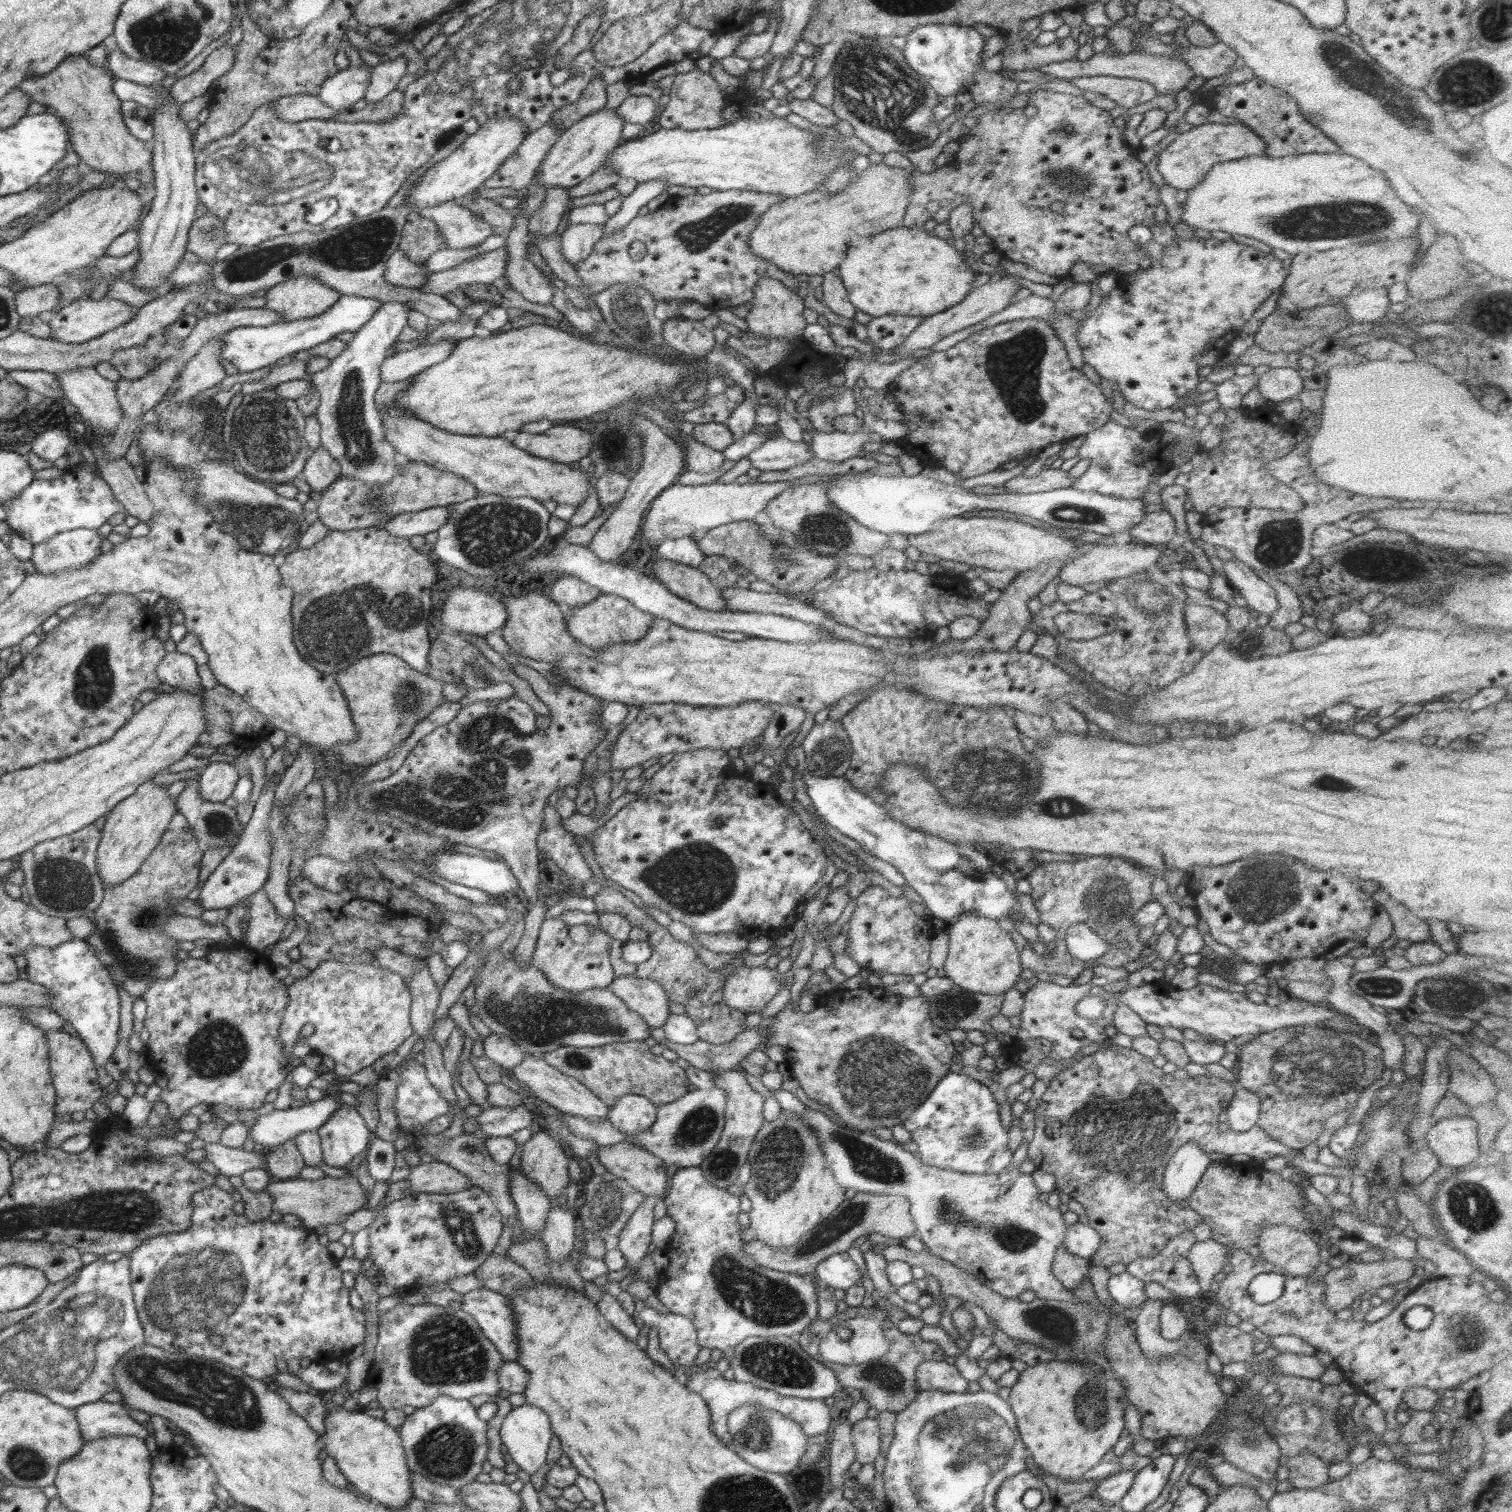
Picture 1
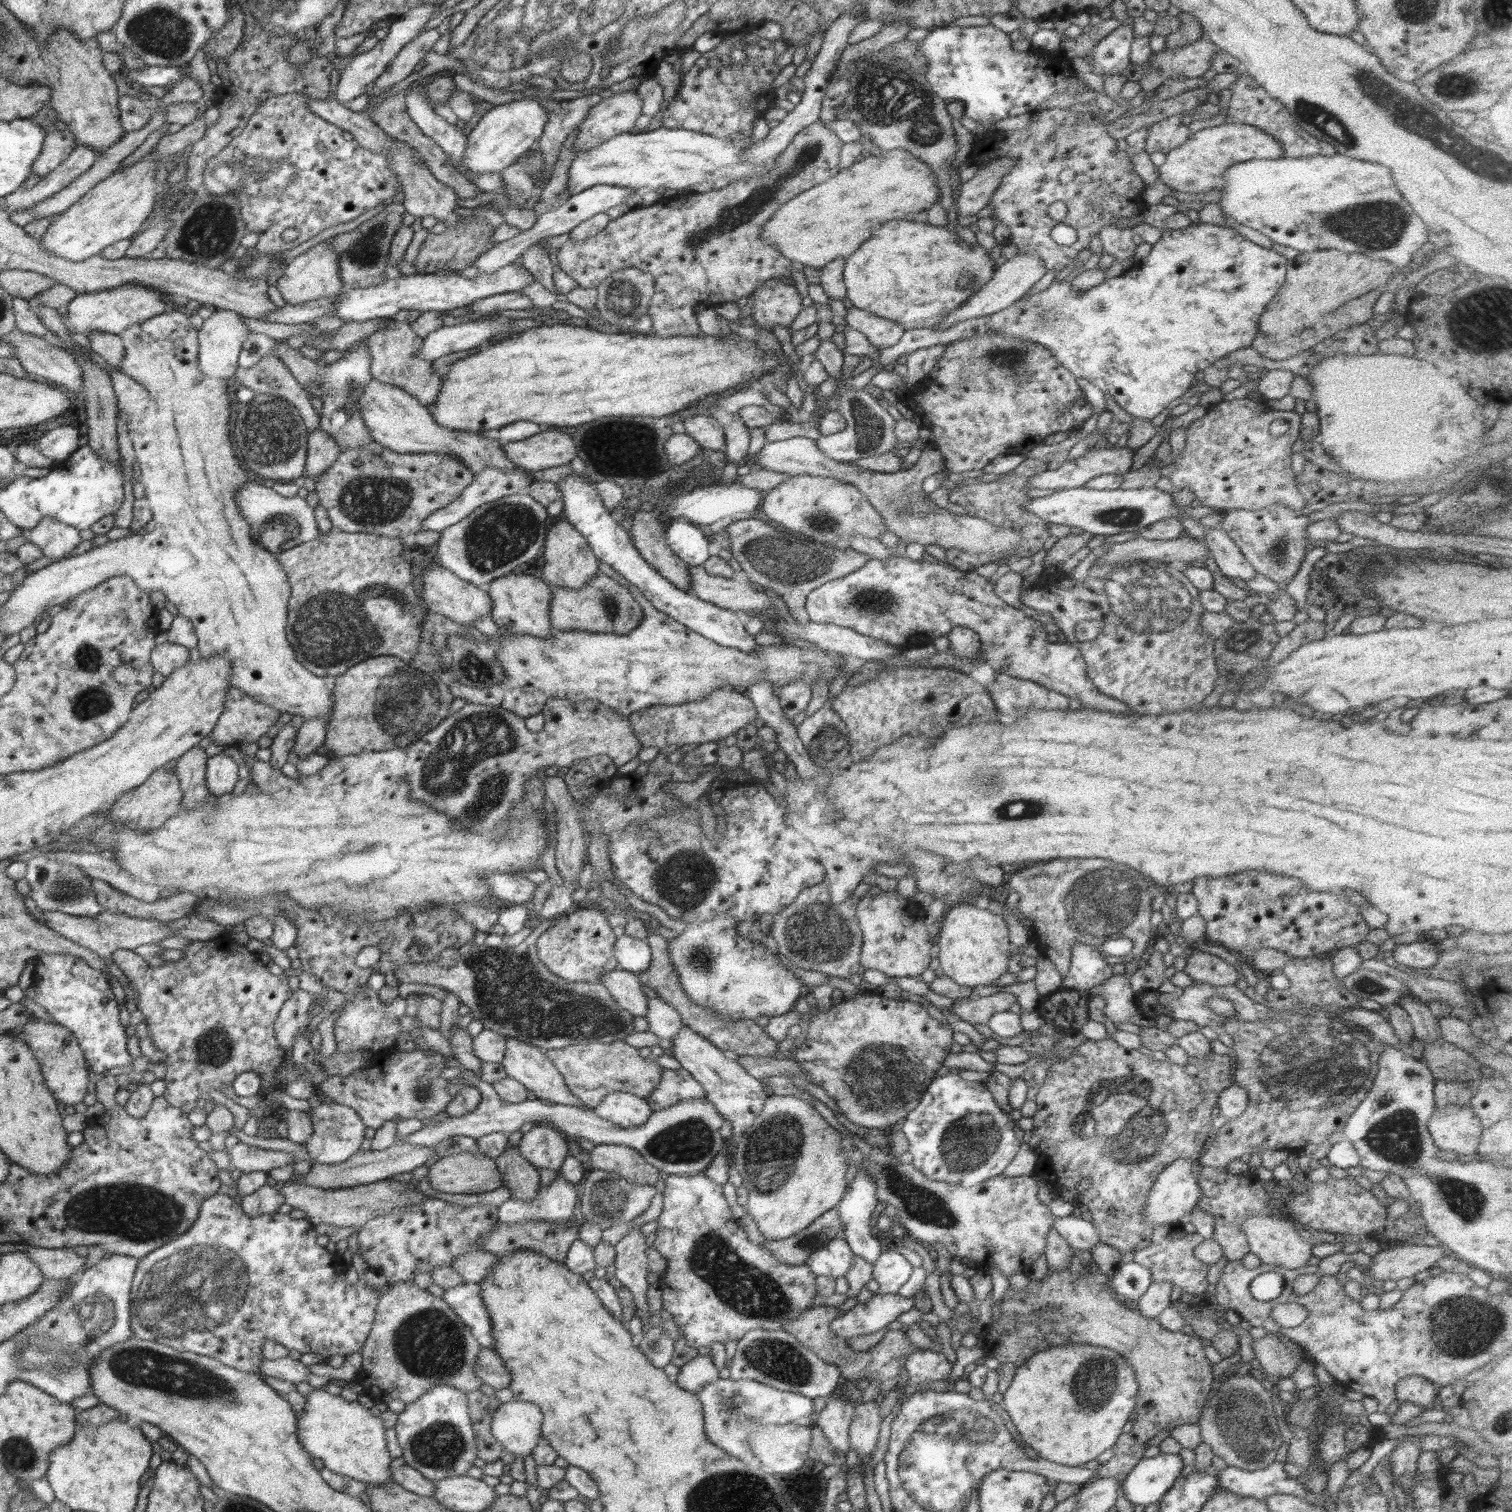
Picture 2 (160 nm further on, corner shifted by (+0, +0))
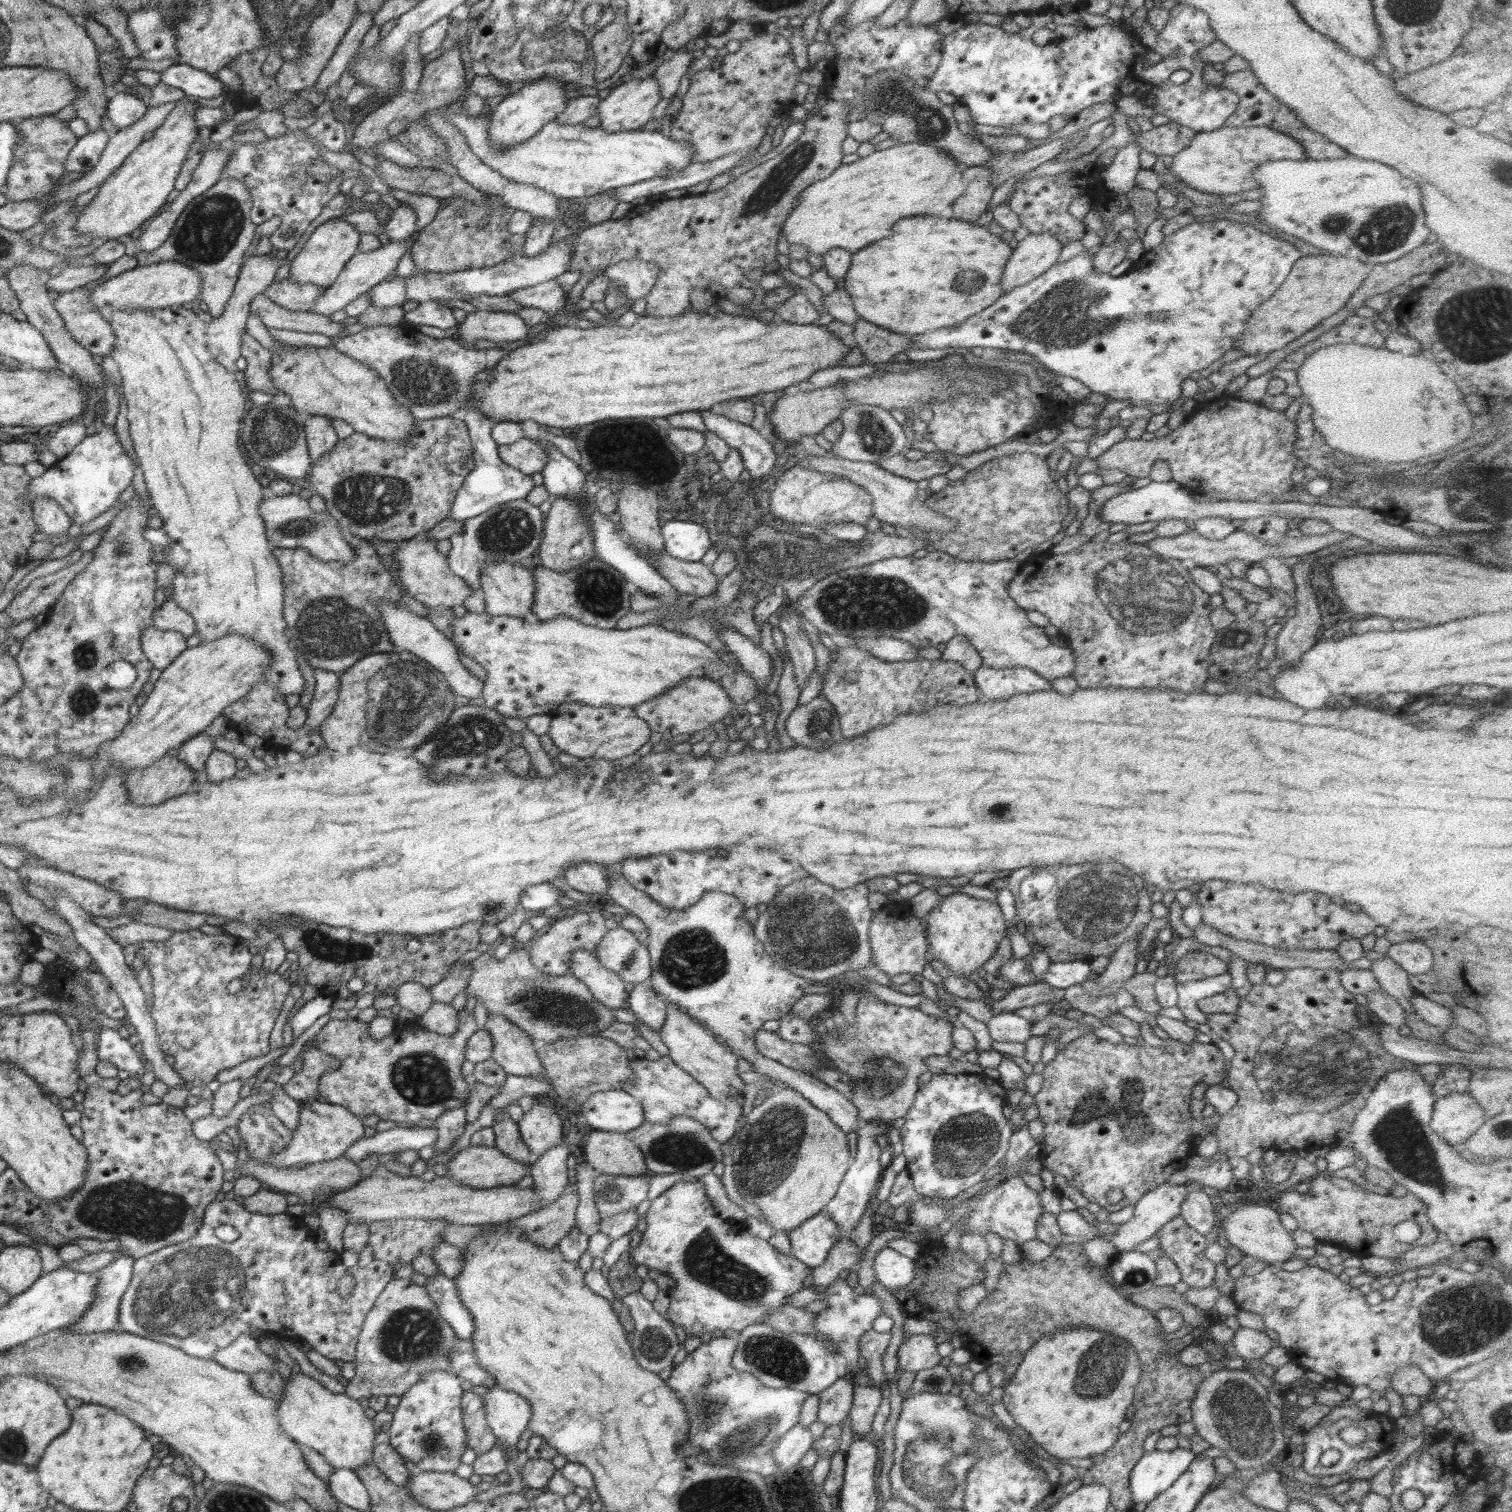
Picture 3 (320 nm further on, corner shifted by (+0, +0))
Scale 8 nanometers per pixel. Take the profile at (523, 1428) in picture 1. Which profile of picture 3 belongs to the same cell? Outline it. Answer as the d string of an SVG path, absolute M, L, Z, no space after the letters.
M494 1385L481 1396L485 1417L492 1434L505 1448L515 1447L532 1416L531 1406L518 1393Z

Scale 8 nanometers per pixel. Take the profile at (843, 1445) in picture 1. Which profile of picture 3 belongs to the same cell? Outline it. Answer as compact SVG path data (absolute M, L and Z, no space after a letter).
M850 1377L838 1378L826 1390L819 1392L817 1420L826 1426L840 1425L849 1416L853 1403L853 1382Z

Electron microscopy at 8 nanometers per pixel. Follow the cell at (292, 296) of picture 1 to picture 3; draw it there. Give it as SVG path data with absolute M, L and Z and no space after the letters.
M328 220L318 226L310 239L304 244L304 248L292 261L290 276L288 278L299 283L314 283L326 290L344 270L346 262L358 252L358 244L361 235L354 230L354 226L348 225L344 220Z

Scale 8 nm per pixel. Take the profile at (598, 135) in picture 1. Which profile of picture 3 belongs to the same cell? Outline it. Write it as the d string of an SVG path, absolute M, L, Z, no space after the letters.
M654 74L623 82L601 99L600 127L611 133L638 130L653 118L652 110L660 100L660 85Z

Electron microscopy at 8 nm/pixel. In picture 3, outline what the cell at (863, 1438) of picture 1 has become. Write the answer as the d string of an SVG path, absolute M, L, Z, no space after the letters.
M853 1386L853 1403L849 1410L852 1432L858 1438L872 1431L872 1421L882 1402L881 1386Z

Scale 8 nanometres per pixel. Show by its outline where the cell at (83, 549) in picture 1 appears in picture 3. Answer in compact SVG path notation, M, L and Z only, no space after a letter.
M41 496L31 504L31 507L39 532L44 532L48 536L68 533L68 528L73 524L70 517L55 500Z

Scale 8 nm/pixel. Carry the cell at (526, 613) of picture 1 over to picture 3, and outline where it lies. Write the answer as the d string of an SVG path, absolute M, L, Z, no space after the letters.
M486 563L480 573L481 589L484 592L485 612L491 615L532 619L535 578L533 573L520 563Z

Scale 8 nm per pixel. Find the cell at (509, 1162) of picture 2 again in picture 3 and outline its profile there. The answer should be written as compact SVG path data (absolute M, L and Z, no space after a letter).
M506 1109L497 1114L492 1128L495 1132L495 1148L502 1151L502 1154L506 1154L508 1158L526 1166L526 1170L530 1170L531 1165L528 1162L528 1160L532 1160L530 1150L522 1142L519 1125L510 1118Z

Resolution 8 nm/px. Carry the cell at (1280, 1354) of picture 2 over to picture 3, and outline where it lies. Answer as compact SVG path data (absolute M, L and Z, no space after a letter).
M1240 1326L1234 1331L1230 1351L1245 1359L1246 1362L1251 1362L1256 1358L1262 1358L1270 1351L1274 1340L1268 1332Z

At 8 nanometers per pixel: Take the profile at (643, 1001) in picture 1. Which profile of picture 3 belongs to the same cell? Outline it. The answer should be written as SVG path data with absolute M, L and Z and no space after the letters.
M576 950L571 958L569 974L581 980L604 1006L614 1010L623 1008L624 1004L629 1006L626 982L616 972L604 968L592 953Z

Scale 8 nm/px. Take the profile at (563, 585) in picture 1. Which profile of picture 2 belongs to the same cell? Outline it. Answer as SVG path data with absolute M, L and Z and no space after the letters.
M564 518L556 524L548 526L544 546L544 562L542 579L552 587L579 589L586 586L588 580L599 574L596 555L592 552L586 539Z

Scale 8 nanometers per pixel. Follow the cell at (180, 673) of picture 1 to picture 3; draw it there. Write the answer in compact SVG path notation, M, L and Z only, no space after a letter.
M148 627L141 634L141 647L154 669L164 671L170 663L187 649L187 638L177 630L158 630Z

